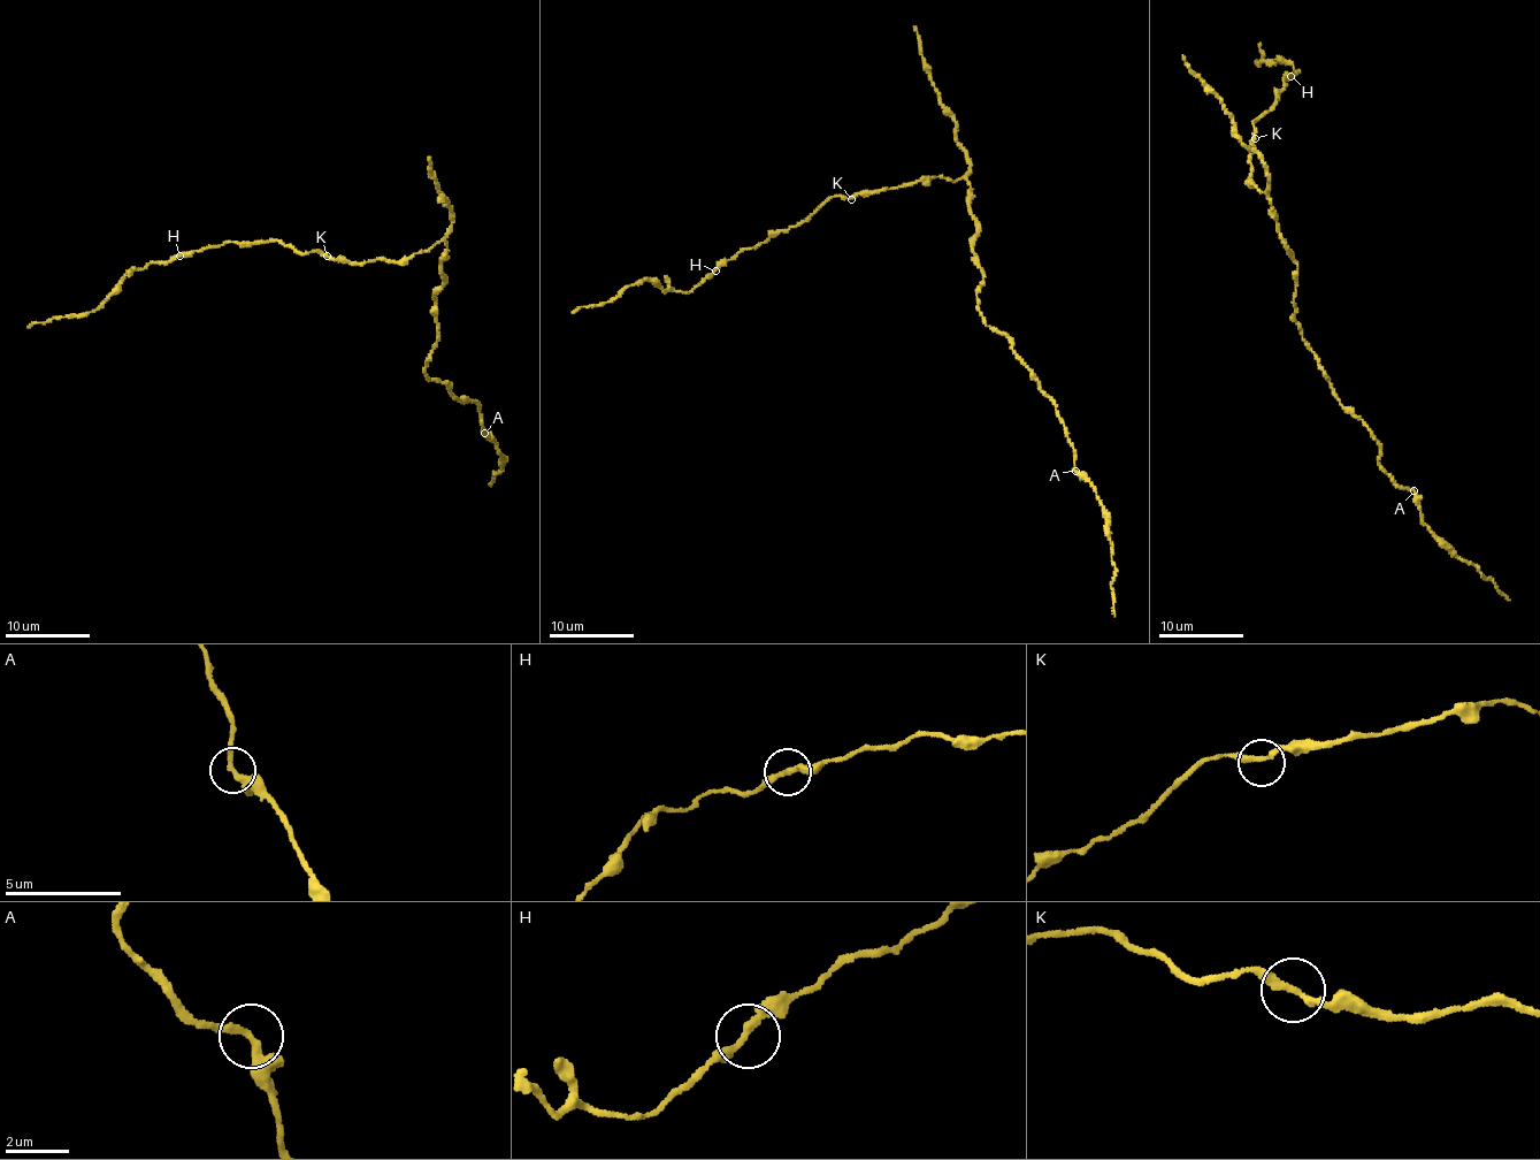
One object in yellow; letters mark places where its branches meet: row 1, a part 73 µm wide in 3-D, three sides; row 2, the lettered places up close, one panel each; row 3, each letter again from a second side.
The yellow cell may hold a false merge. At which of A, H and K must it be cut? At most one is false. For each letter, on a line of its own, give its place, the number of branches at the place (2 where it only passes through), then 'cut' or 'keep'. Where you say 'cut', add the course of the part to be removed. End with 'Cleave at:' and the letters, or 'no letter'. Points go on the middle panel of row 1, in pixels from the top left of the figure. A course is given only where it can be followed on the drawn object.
A: (1075, 471) | 2 | keep
H: (715, 271) | 2 | keep
K: (851, 199) | 2 | keep
Cleave at: no letter

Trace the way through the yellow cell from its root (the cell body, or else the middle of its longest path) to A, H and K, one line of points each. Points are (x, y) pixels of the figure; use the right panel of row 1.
A: (1279, 228), (1297, 265), (1294, 320), (1302, 340), (1332, 394), (1372, 434), (1380, 468), (1415, 490)
H: (1279, 228), (1271, 199), (1249, 181), (1249, 147), (1253, 121), (1272, 108), (1291, 76)
K: (1279, 228), (1271, 199), (1248, 177), (1253, 169), (1249, 147), (1255, 138)

